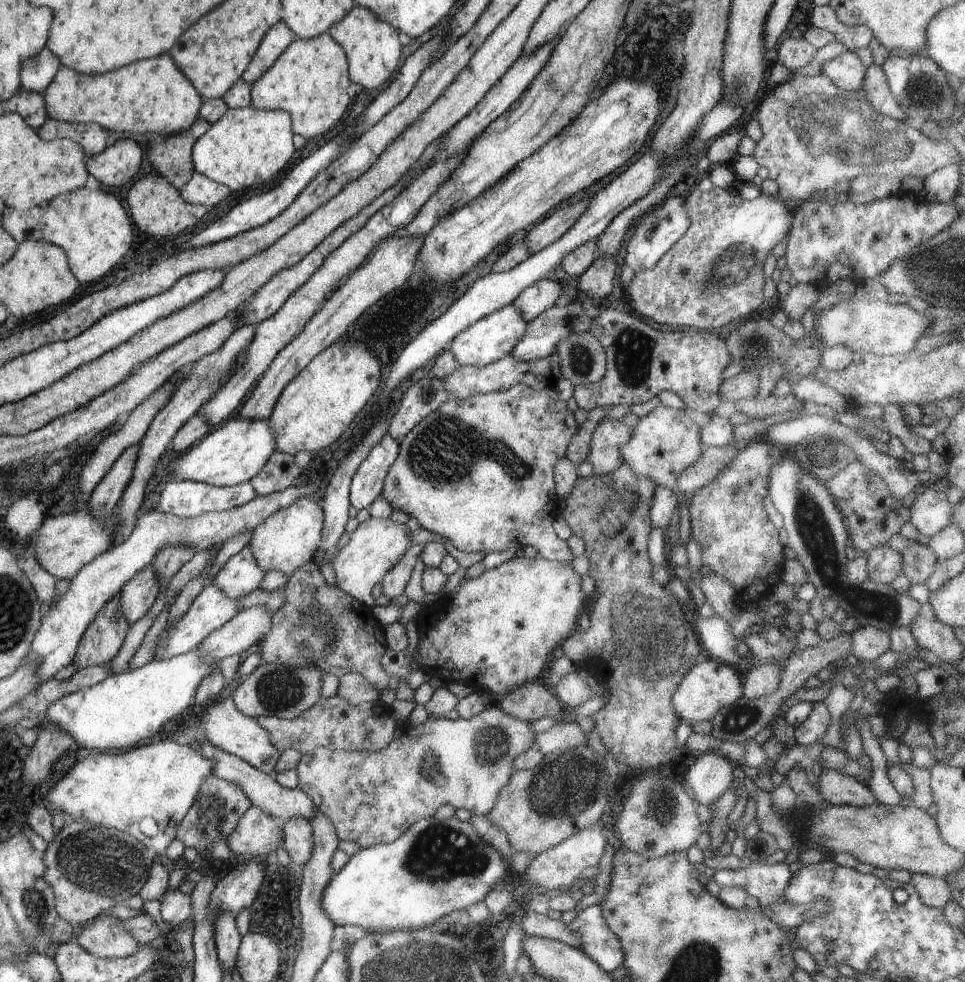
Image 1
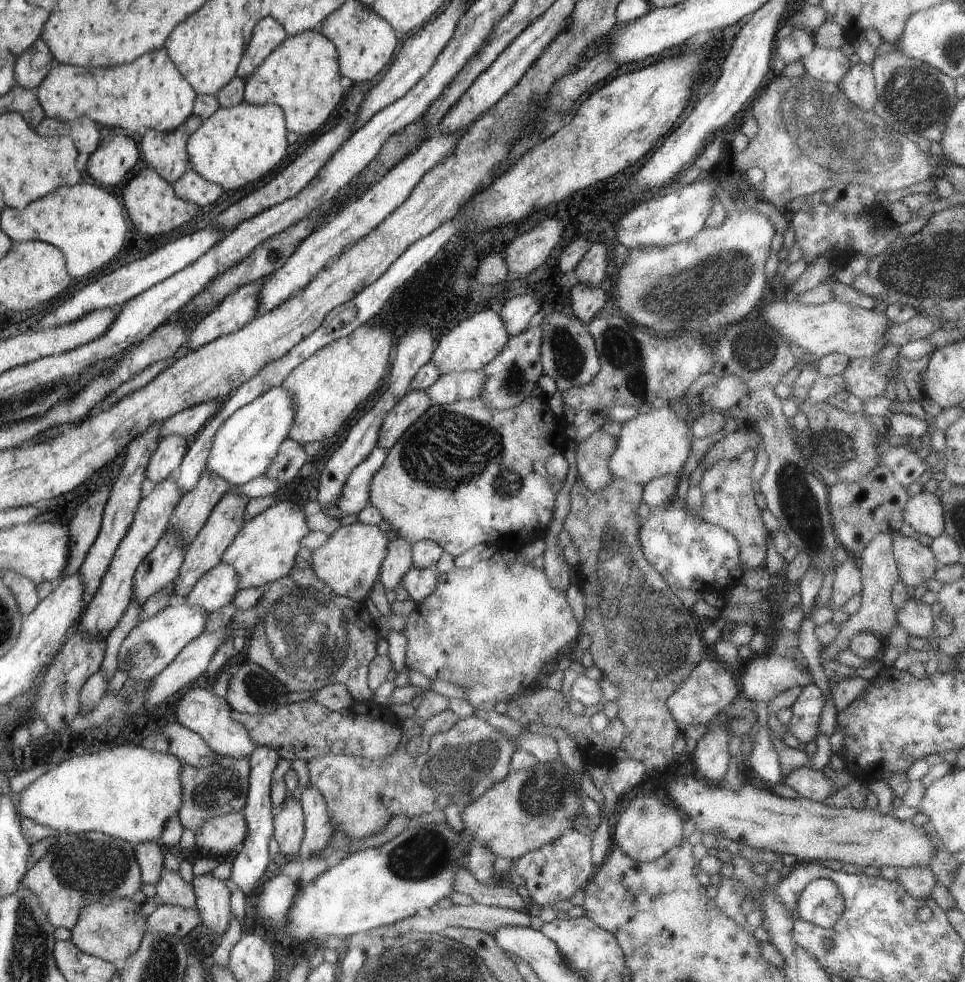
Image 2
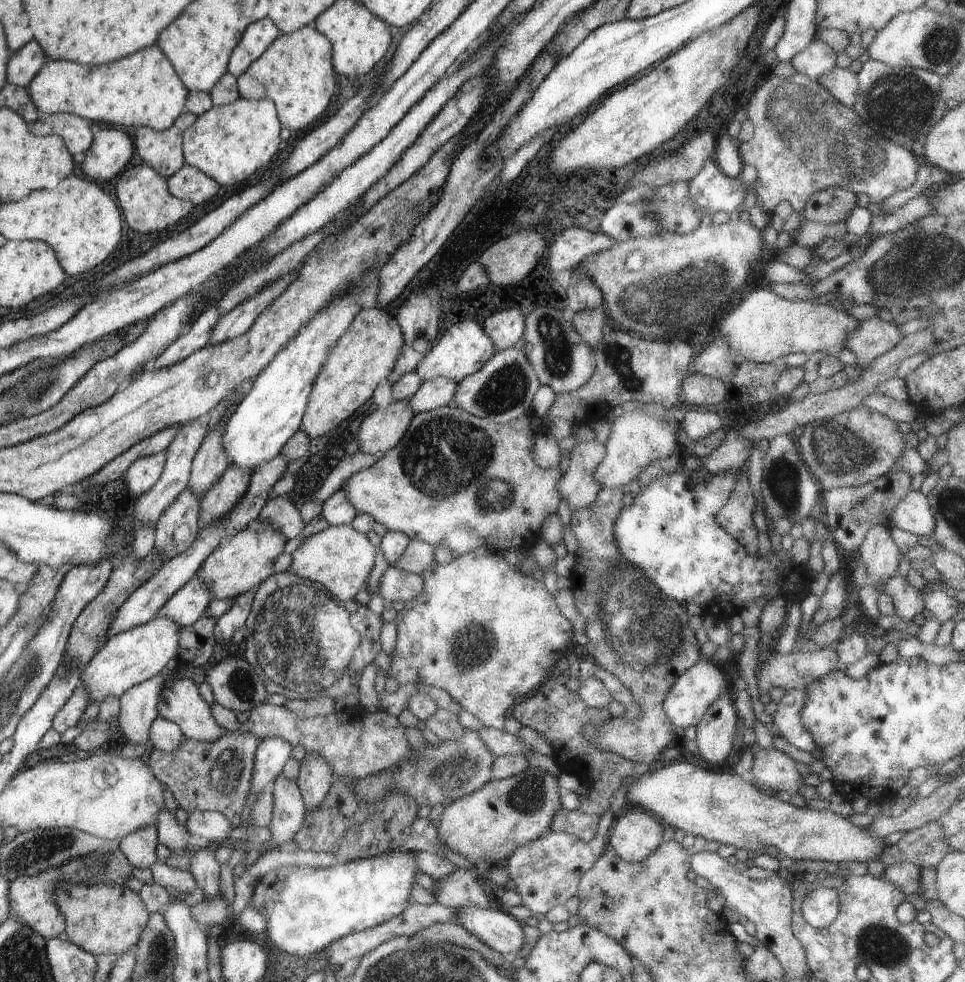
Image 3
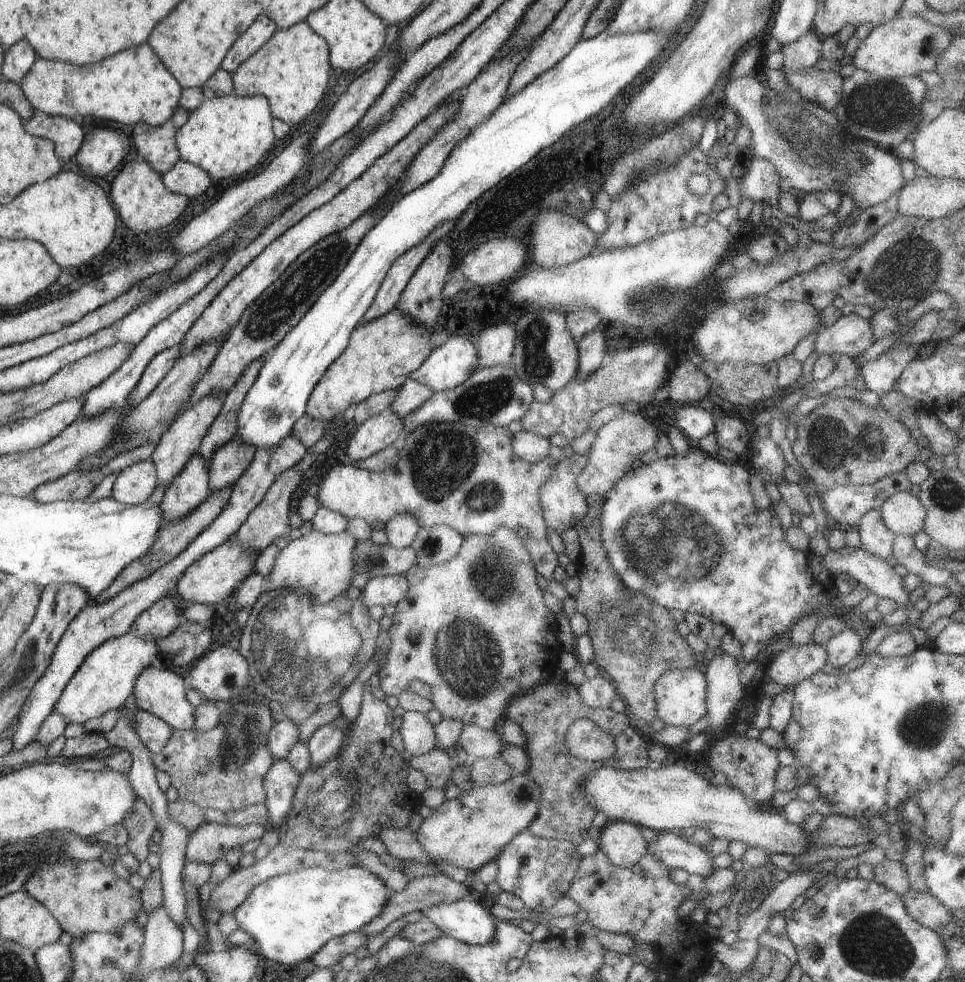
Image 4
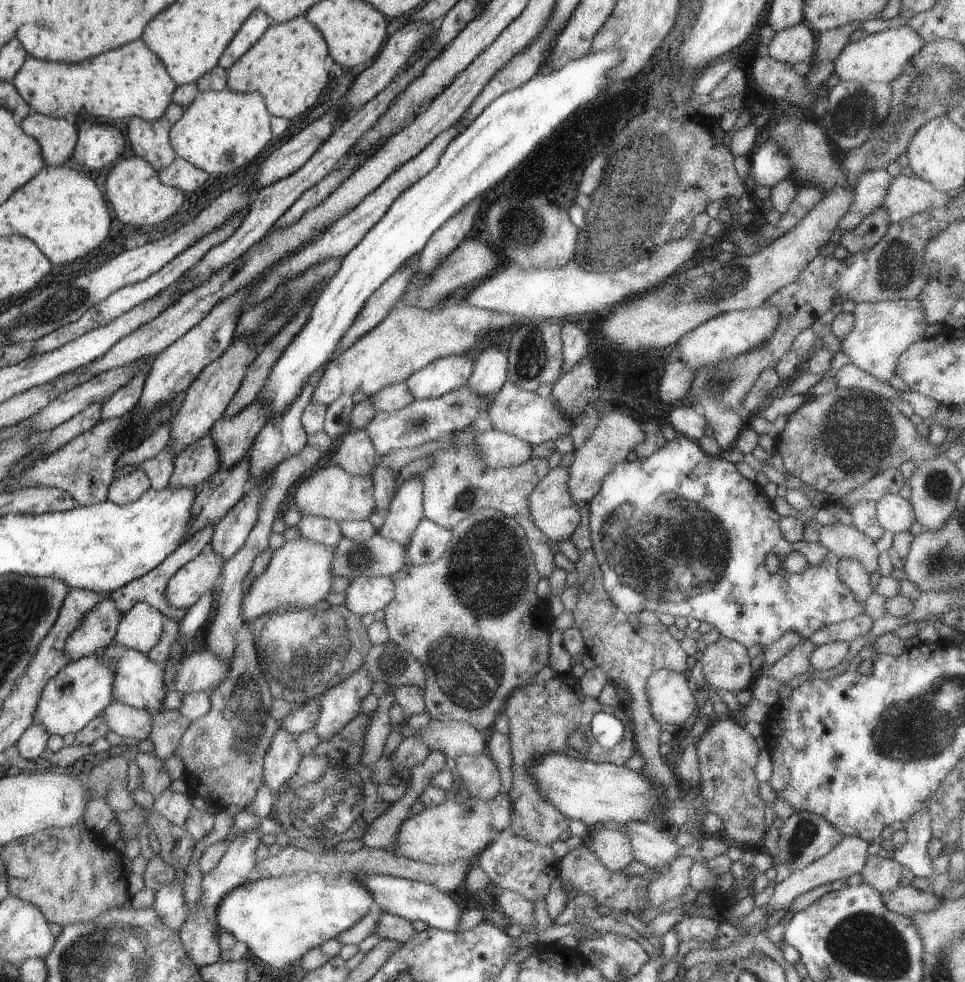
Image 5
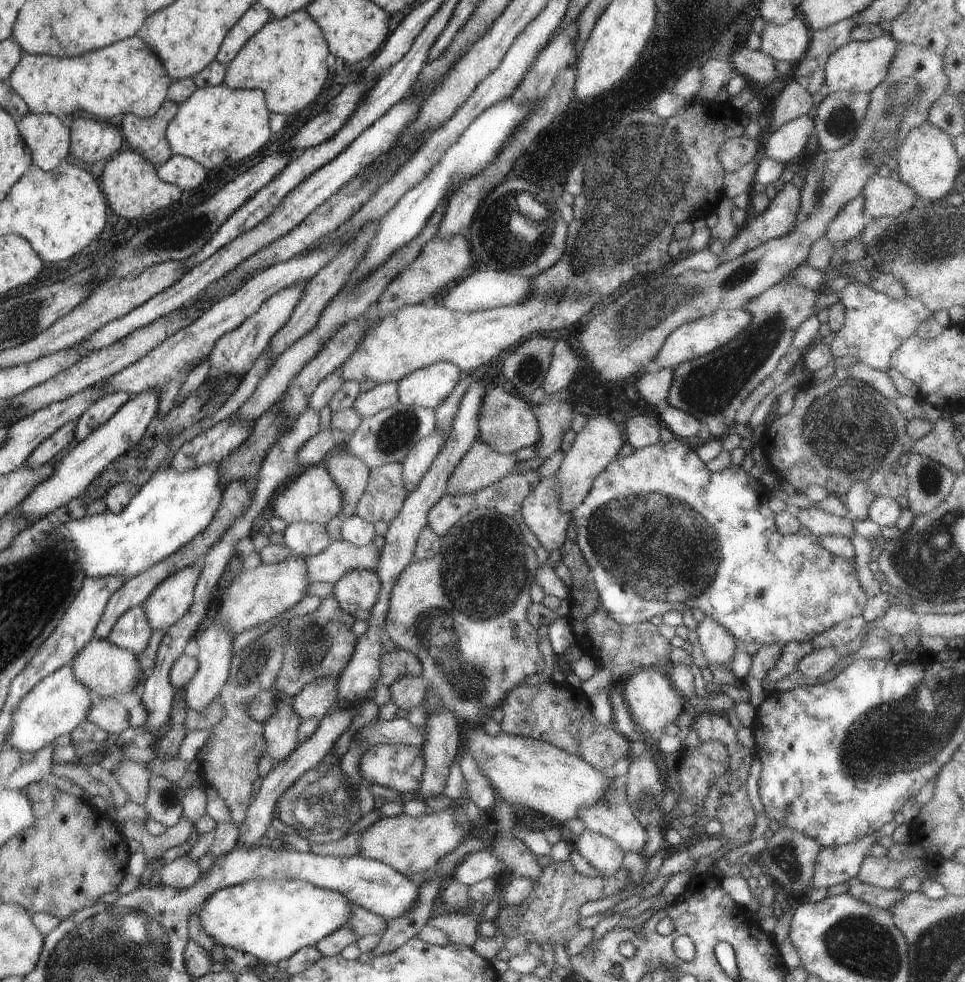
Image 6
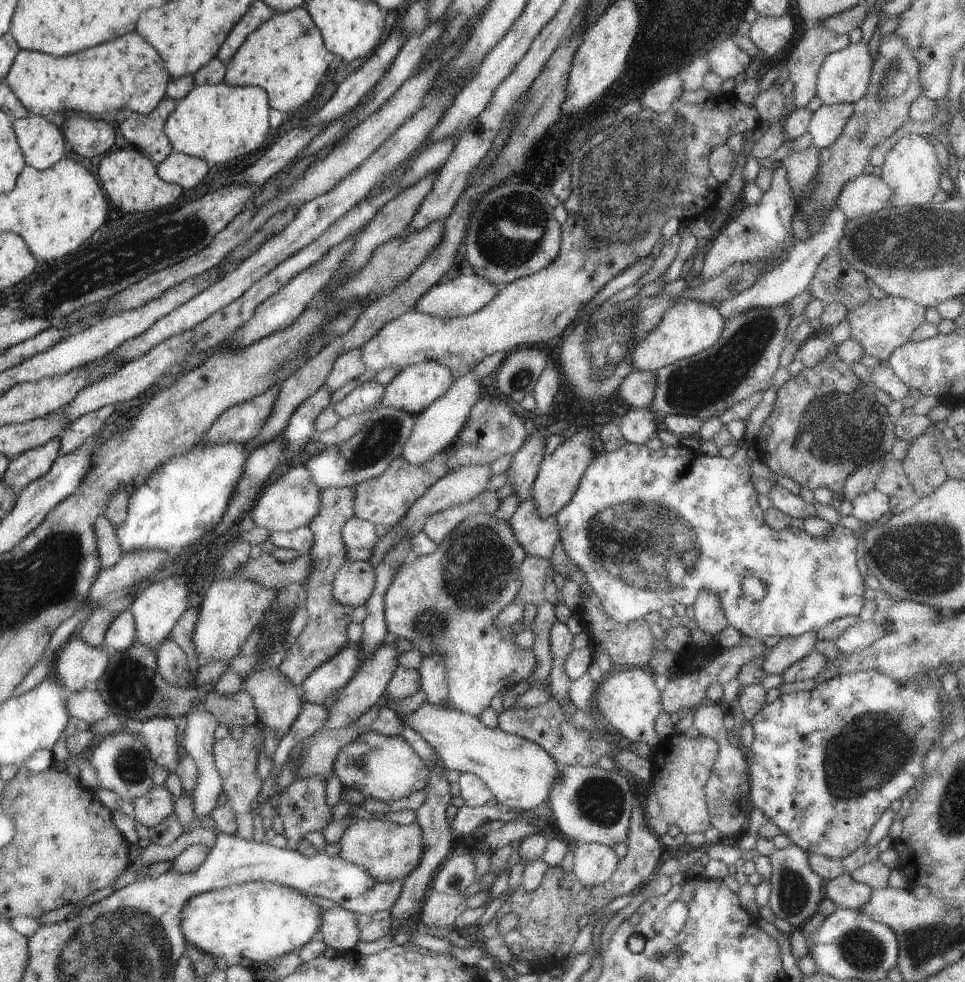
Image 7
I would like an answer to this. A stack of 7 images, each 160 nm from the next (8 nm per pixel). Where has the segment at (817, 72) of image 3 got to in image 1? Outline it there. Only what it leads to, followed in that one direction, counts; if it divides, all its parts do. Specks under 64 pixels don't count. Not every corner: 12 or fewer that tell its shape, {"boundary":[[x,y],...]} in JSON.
{"boundary":[[853,51],[827,60],[821,74],[860,90],[867,66]]}

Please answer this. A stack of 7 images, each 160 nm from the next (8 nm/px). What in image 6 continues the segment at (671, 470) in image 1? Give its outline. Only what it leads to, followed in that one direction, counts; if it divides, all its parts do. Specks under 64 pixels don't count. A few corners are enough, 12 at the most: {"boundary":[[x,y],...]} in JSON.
{"boundary":[[588,419],[556,473],[570,513],[625,444],[623,424]]}

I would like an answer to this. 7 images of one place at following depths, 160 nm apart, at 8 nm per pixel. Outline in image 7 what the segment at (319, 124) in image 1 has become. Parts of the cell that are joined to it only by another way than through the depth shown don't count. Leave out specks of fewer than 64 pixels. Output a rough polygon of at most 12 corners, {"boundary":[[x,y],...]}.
{"boundary":[[306,7],[276,13],[225,64],[287,114],[328,70]]}

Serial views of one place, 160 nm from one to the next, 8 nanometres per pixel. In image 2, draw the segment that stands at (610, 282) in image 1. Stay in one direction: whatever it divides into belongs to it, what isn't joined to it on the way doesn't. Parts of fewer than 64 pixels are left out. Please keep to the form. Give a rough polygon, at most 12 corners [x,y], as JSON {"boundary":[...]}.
{"boundary":[[573,283],[570,300],[575,317],[585,326],[603,314],[606,296]]}

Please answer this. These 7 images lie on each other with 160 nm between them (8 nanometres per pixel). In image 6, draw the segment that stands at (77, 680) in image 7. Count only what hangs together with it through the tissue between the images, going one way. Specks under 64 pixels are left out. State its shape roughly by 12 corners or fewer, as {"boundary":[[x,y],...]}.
{"boundary":[[94,638],[70,665],[95,701],[143,684],[132,650]]}

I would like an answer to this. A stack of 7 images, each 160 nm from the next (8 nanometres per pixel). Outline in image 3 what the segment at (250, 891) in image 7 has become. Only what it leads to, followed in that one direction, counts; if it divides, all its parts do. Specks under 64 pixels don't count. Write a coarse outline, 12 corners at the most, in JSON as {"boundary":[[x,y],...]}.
{"boundary":[[411,850],[285,865],[249,906],[284,958],[398,916]]}

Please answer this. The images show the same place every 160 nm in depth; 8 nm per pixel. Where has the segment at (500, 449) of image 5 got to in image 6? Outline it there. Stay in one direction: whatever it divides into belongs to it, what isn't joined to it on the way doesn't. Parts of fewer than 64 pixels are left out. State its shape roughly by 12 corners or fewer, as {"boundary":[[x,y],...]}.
{"boundary":[[476,444],[450,474],[445,494],[474,494],[510,474],[516,453]]}

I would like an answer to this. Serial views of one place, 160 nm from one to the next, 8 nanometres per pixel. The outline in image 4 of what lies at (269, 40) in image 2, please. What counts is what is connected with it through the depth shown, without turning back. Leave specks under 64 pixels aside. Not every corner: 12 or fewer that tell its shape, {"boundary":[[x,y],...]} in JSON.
{"boundary":[[268,16],[242,32],[221,63],[233,73],[276,33]]}

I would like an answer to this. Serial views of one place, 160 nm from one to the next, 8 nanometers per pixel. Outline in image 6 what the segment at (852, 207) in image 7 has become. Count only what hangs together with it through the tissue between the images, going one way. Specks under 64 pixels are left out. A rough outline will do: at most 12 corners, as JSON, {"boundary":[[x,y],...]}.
{"boundary":[[879,175],[861,194],[874,219],[896,217],[918,202],[908,184]]}

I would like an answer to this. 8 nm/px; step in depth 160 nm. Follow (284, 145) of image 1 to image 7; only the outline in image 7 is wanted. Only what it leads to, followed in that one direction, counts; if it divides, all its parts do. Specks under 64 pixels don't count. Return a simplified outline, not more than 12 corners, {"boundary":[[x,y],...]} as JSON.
{"boundary":[[196,85],[167,119],[174,152],[209,166],[270,132],[260,87]]}

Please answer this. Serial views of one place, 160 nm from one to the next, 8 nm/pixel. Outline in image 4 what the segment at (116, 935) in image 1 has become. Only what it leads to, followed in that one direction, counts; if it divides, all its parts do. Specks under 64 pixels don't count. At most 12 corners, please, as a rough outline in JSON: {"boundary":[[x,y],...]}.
{"boundary":[[102,860],[26,880],[73,938],[134,922],[141,892]]}

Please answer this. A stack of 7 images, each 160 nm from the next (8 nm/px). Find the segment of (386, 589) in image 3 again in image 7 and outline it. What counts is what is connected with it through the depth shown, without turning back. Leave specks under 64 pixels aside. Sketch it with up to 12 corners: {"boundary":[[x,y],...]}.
{"boundary":[[347,561],[335,575],[333,598],[362,607],[375,591],[368,561]]}

